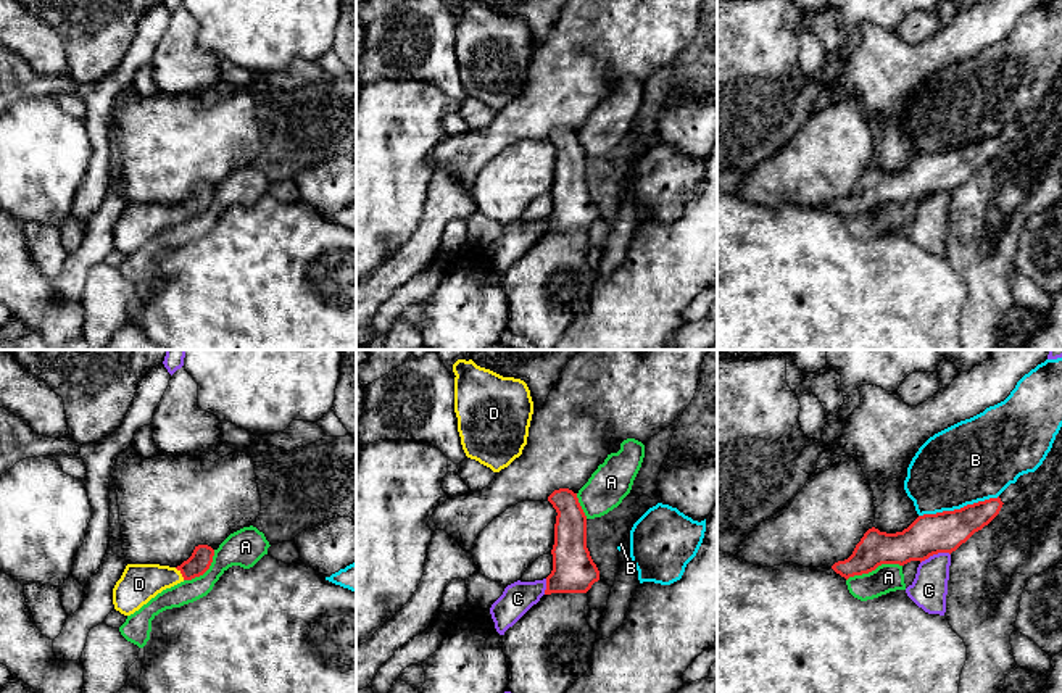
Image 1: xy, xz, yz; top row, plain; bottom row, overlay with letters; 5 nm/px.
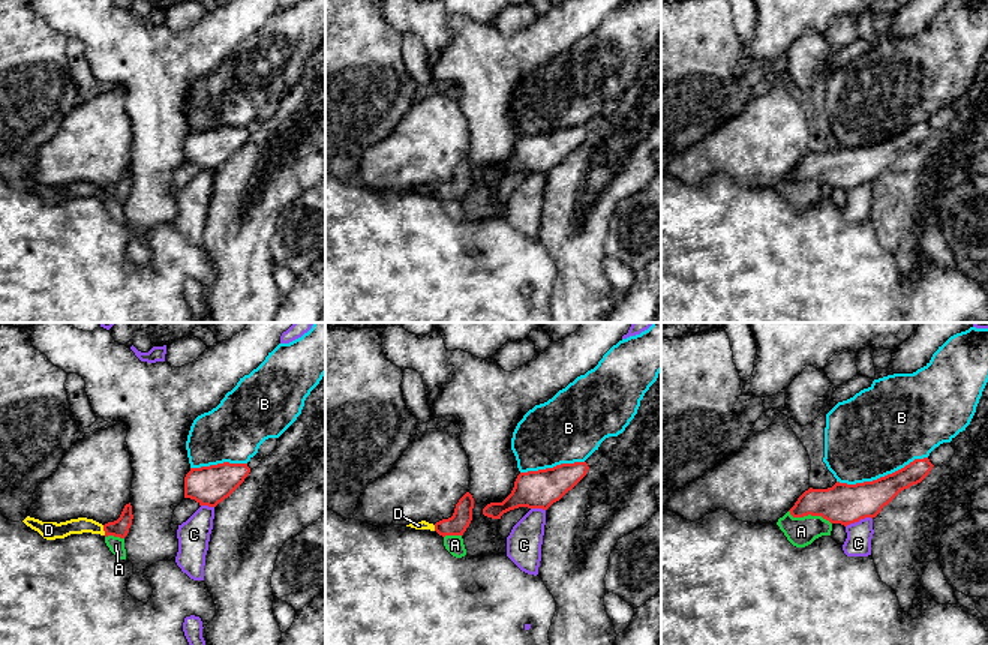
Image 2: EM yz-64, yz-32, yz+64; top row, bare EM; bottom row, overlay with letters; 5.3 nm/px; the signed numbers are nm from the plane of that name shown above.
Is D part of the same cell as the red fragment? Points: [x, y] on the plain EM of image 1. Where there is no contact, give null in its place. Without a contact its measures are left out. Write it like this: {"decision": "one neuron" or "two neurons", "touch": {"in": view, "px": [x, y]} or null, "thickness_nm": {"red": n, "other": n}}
{"decision": "one neuron", "touch": {"in": "xy", "px": [181, 211]}, "thickness_nm": {"red": 110, "other": 190}}

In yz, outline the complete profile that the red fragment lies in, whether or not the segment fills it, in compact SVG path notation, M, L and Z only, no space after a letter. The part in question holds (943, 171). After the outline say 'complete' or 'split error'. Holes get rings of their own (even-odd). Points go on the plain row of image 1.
M989 137L960 148L919 155L896 172L869 168L853 193L832 208L846 219L875 210L882 203L904 205L925 200L938 192L952 192L975 171L988 164L1002 147L1001 137Z; complete

